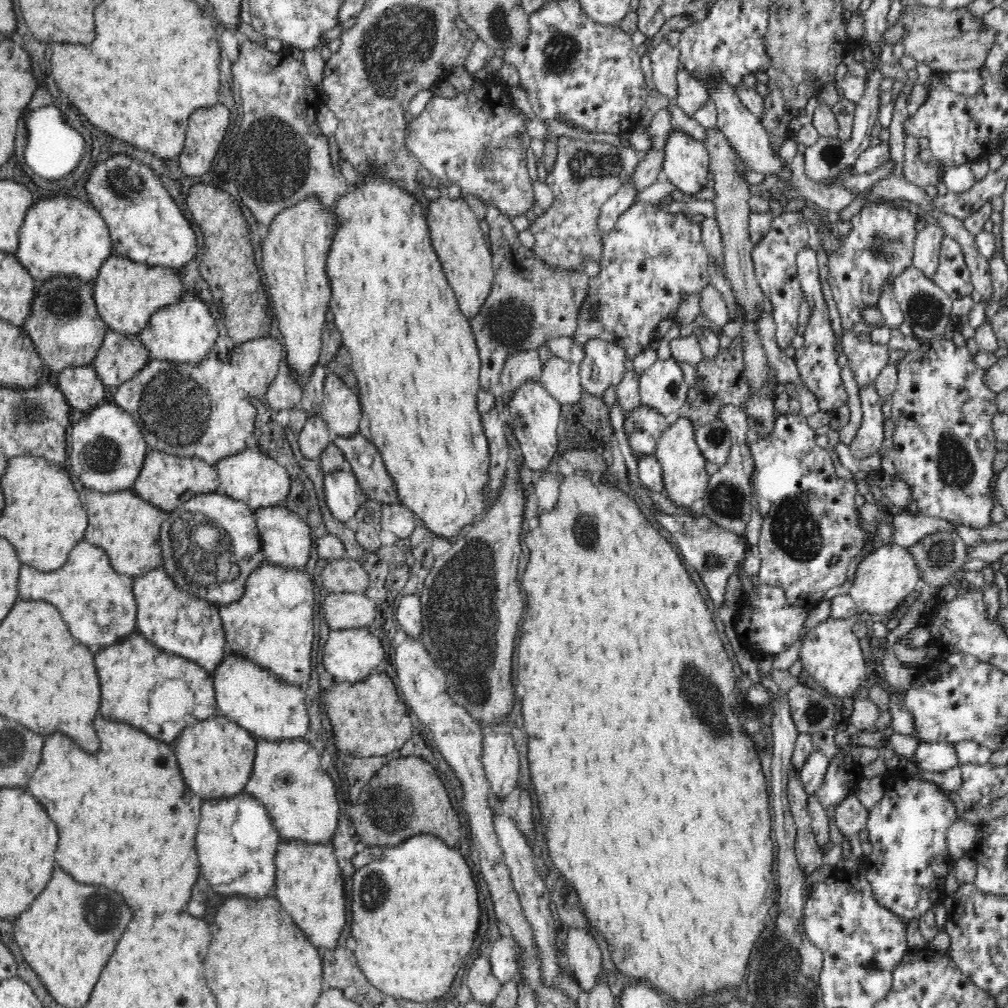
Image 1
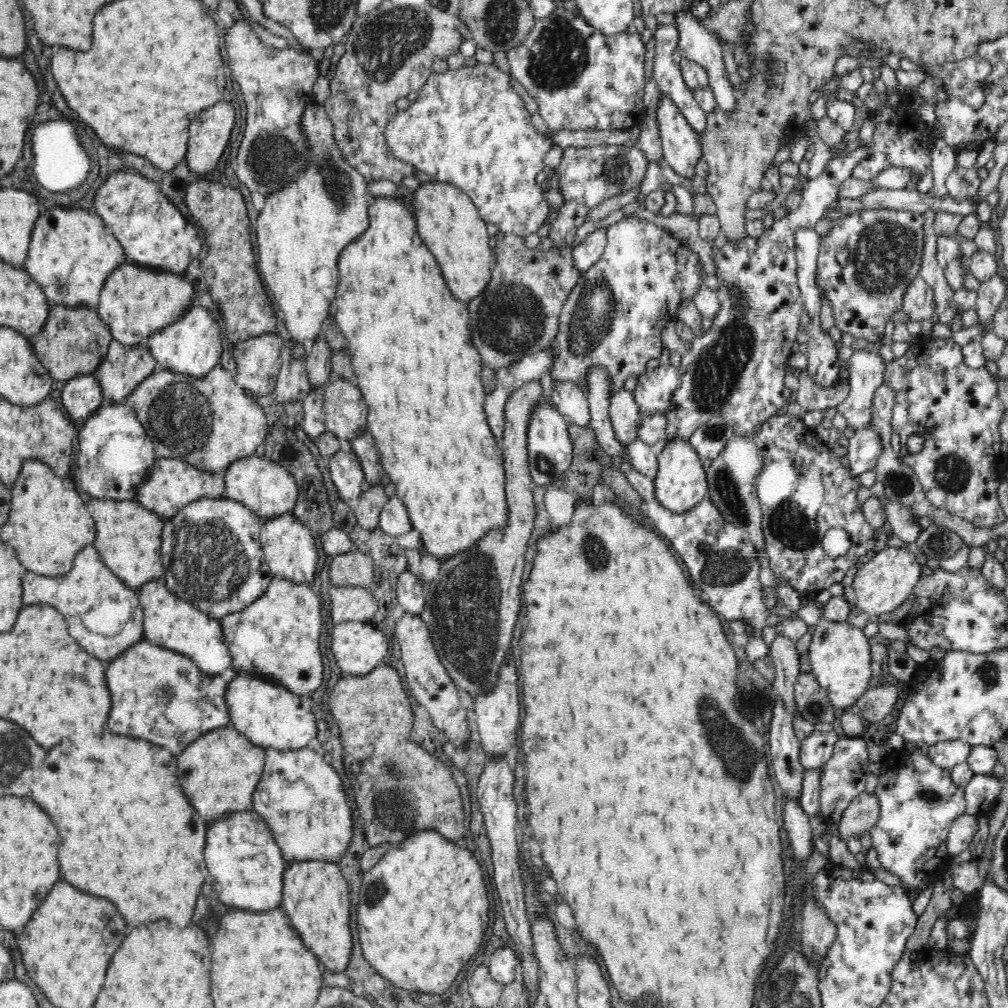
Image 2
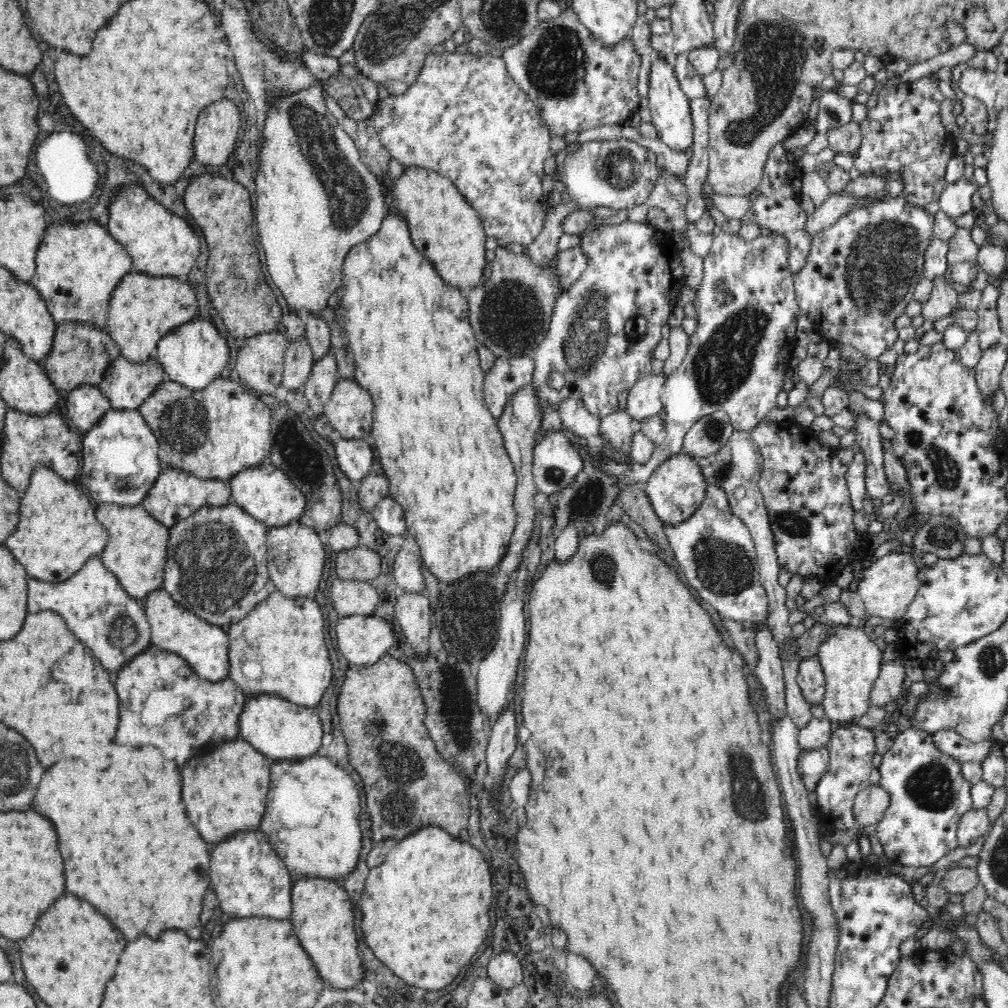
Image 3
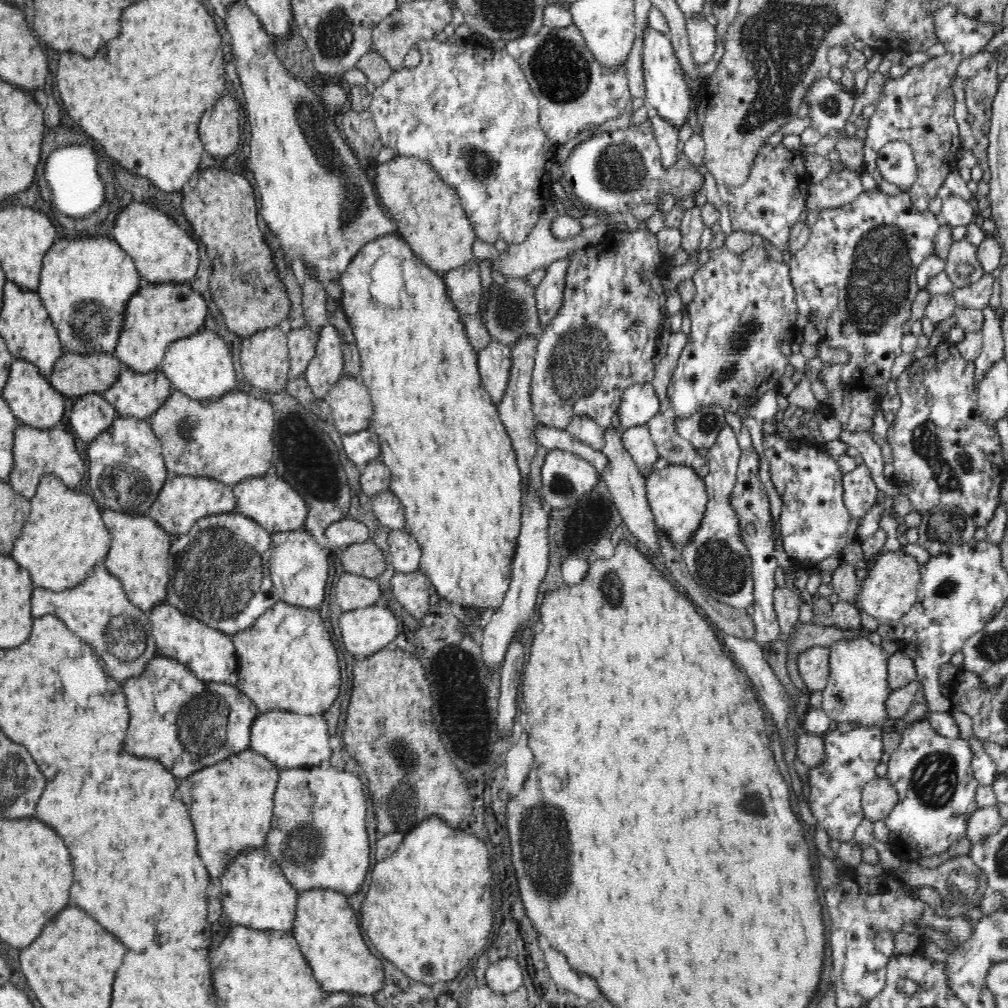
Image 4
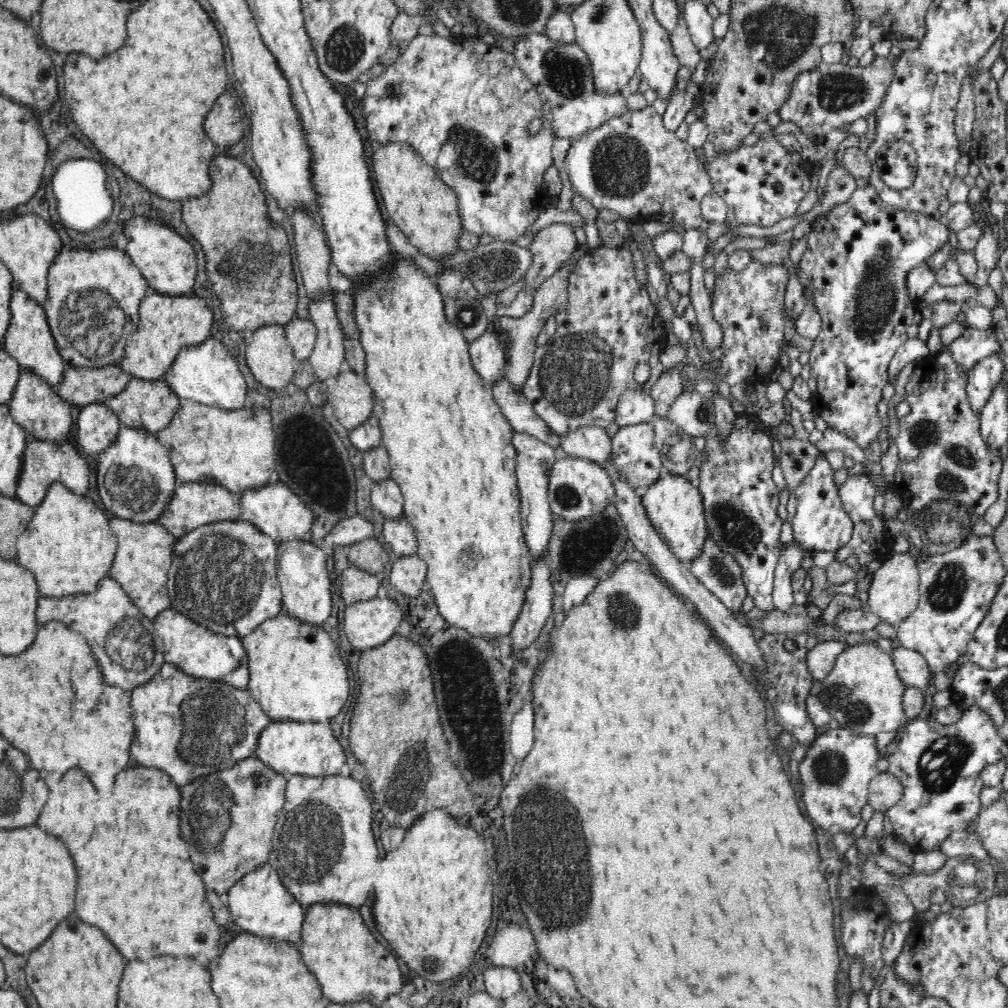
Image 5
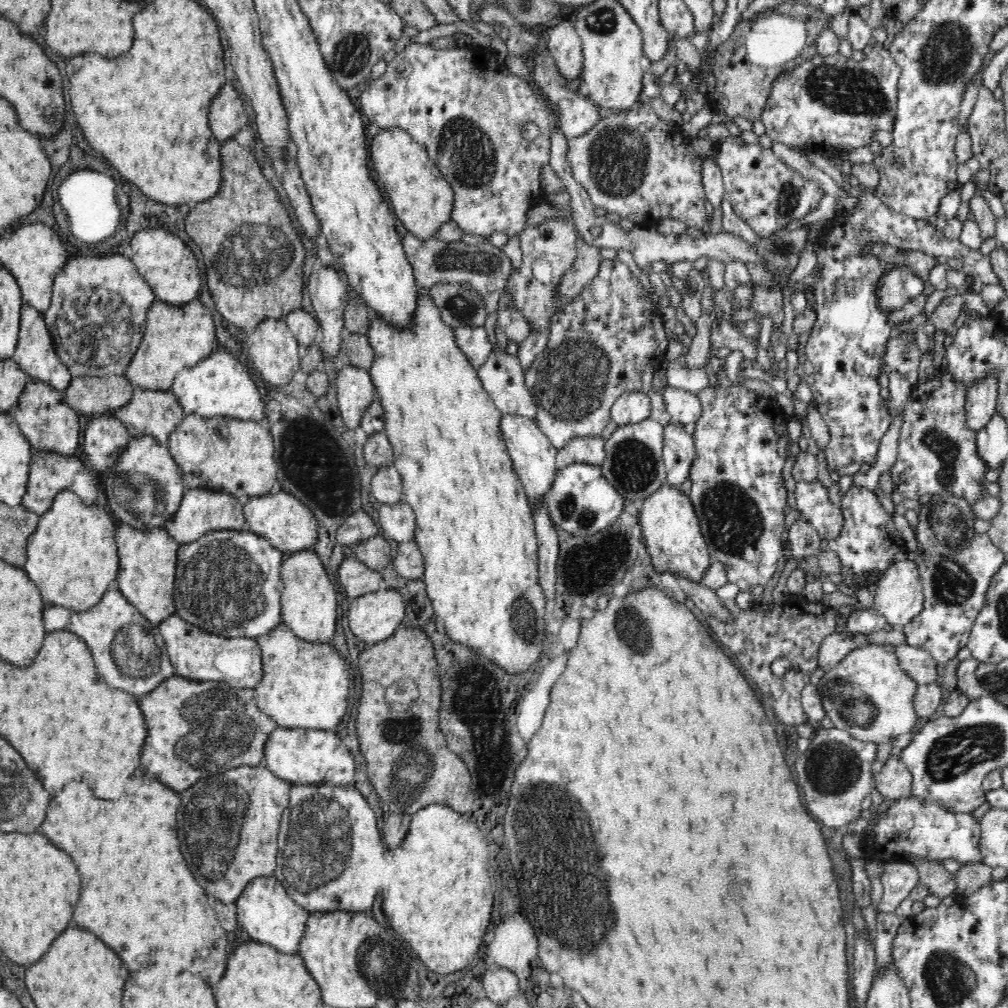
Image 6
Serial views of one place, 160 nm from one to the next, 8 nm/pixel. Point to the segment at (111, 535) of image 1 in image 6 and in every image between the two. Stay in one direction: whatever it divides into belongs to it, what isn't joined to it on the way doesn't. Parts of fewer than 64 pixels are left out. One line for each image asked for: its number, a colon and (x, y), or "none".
2: (128, 539)
3: (136, 551)
4: (139, 556)
5: (144, 554)
6: (148, 558)

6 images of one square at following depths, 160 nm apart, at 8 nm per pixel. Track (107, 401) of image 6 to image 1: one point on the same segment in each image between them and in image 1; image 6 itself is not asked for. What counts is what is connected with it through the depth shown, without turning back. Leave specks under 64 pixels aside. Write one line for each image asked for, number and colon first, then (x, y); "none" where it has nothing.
1: (63, 323)
2: (73, 341)
3: (81, 354)
4: (74, 374)
5: (81, 386)

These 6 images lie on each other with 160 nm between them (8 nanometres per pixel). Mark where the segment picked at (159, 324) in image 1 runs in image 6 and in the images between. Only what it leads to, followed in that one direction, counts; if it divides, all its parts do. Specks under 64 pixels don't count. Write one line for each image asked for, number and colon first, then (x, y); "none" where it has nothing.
2: (192, 345)
3: (197, 353)
4: (200, 366)
5: (206, 373)
6: (219, 386)

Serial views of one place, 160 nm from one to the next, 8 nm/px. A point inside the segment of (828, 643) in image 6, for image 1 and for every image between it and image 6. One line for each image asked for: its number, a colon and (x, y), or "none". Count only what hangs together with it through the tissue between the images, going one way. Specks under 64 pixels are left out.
1: (811, 712)
2: (812, 703)
3: (810, 678)
4: (813, 663)
5: (820, 660)

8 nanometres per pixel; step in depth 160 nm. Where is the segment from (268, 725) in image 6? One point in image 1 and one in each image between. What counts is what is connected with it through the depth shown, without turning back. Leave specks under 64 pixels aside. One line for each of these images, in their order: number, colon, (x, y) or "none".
1: (161, 693)
2: (157, 694)
3: (163, 702)
4: (206, 722)
5: (190, 727)

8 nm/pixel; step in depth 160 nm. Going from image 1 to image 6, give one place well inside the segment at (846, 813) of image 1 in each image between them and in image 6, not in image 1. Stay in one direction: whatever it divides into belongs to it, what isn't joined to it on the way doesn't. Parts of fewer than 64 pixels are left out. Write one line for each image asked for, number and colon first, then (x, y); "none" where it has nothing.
2: (862, 813)
3: (870, 804)
4: (879, 797)
5: (885, 790)
6: (893, 781)

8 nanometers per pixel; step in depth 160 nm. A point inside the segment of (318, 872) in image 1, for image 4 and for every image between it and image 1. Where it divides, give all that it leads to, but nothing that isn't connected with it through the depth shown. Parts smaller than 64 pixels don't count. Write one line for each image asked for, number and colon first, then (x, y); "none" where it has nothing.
2: (315, 896)
3: (321, 914)
4: (325, 927)

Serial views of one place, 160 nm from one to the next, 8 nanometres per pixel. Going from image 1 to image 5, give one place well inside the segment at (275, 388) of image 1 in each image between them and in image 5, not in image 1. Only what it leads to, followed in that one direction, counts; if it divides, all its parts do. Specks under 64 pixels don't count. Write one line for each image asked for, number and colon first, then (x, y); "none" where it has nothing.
2: (292, 384)
3: (298, 364)
4: (302, 342)
5: (301, 334)

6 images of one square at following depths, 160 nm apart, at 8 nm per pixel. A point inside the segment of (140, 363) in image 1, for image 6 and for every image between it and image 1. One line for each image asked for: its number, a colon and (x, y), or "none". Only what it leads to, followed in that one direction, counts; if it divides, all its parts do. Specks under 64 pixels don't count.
2: (124, 367)
3: (126, 384)
4: (139, 395)
5: (149, 405)
6: (155, 413)

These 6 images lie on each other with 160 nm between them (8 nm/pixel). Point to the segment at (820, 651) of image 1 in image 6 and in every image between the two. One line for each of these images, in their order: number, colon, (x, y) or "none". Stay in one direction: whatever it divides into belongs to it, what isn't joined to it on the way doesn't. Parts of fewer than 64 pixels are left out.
2: (839, 653)
3: (851, 661)
4: (856, 690)
5: (863, 693)
6: (867, 694)

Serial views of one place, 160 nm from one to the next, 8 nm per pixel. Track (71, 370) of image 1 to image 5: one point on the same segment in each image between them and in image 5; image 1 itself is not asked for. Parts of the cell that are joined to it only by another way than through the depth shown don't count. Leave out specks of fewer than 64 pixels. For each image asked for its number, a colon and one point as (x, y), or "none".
2: (81, 396)
3: (85, 405)
4: (91, 414)
5: (97, 424)

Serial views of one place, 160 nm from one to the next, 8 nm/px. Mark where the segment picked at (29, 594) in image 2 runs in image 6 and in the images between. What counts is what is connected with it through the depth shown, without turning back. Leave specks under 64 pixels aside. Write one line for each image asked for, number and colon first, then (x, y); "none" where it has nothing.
3: (93, 603)
4: (98, 610)
5: (129, 651)
6: (129, 652)

